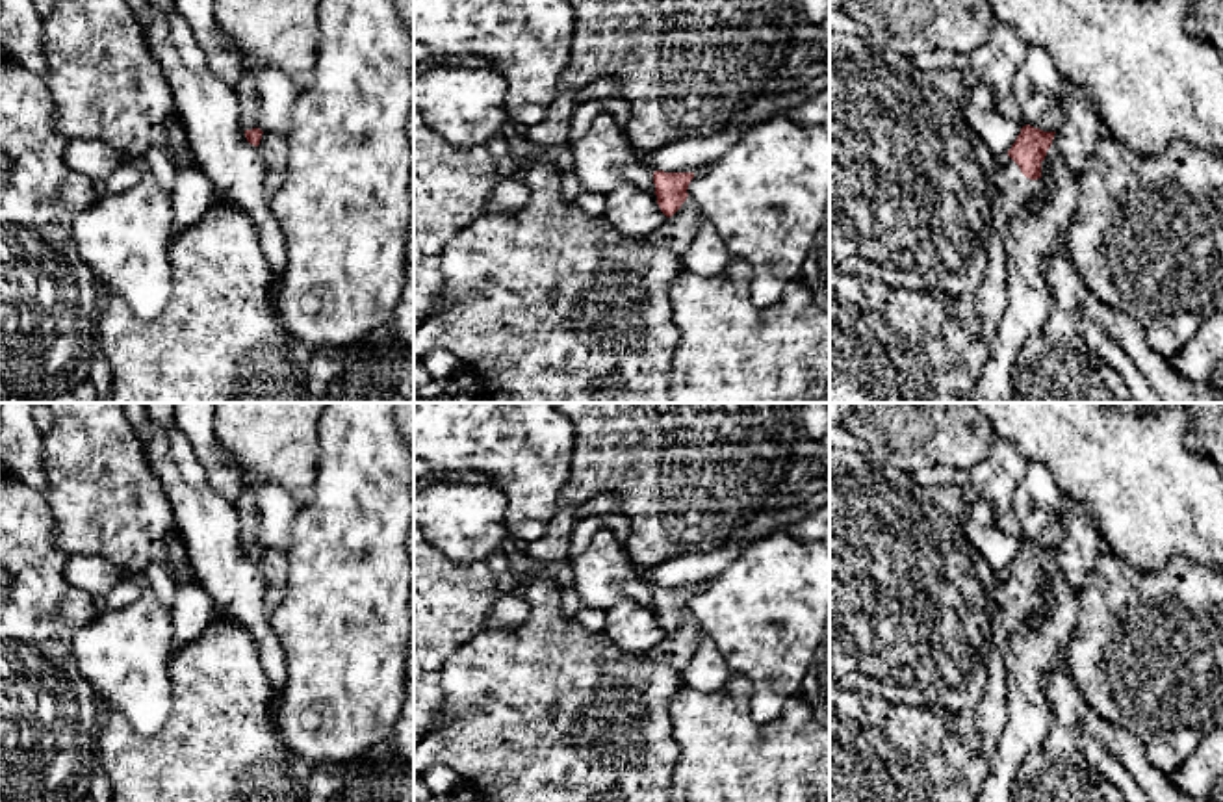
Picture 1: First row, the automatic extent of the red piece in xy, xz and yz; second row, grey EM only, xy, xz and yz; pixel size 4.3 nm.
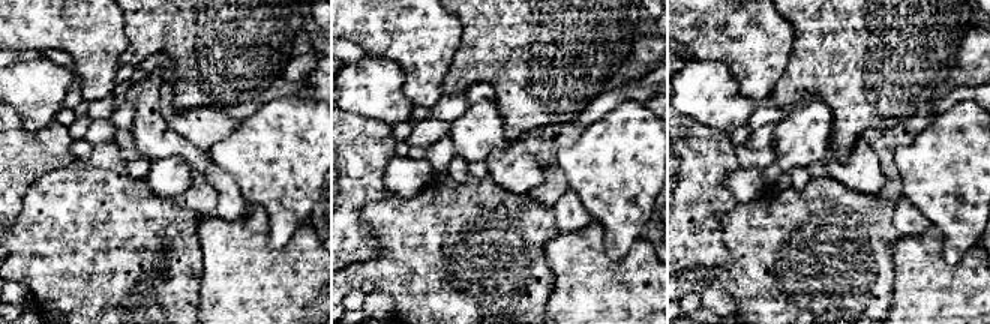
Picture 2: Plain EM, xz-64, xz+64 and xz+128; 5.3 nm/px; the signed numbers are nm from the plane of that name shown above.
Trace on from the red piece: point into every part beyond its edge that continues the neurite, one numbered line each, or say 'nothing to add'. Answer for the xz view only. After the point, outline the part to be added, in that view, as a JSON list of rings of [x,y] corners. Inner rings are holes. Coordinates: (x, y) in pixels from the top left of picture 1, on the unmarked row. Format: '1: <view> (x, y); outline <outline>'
1: xz (676, 650); outline [[[687,614],[681,620],[681,624],[672,633],[668,633],[646,655],[651,661],[663,663],[663,665],[672,666],[681,672],[690,663],[703,635],[705,633],[698,626],[698,622]]]

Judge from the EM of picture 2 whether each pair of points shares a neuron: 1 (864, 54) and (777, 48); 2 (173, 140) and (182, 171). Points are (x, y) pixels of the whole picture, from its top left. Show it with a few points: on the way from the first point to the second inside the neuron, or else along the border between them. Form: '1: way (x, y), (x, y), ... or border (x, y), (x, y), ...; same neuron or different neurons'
1: border (783, 15), (792, 26), (794, 45), (776, 81); different neurons
2: border (149, 161), (180, 156), (189, 165); different neurons

